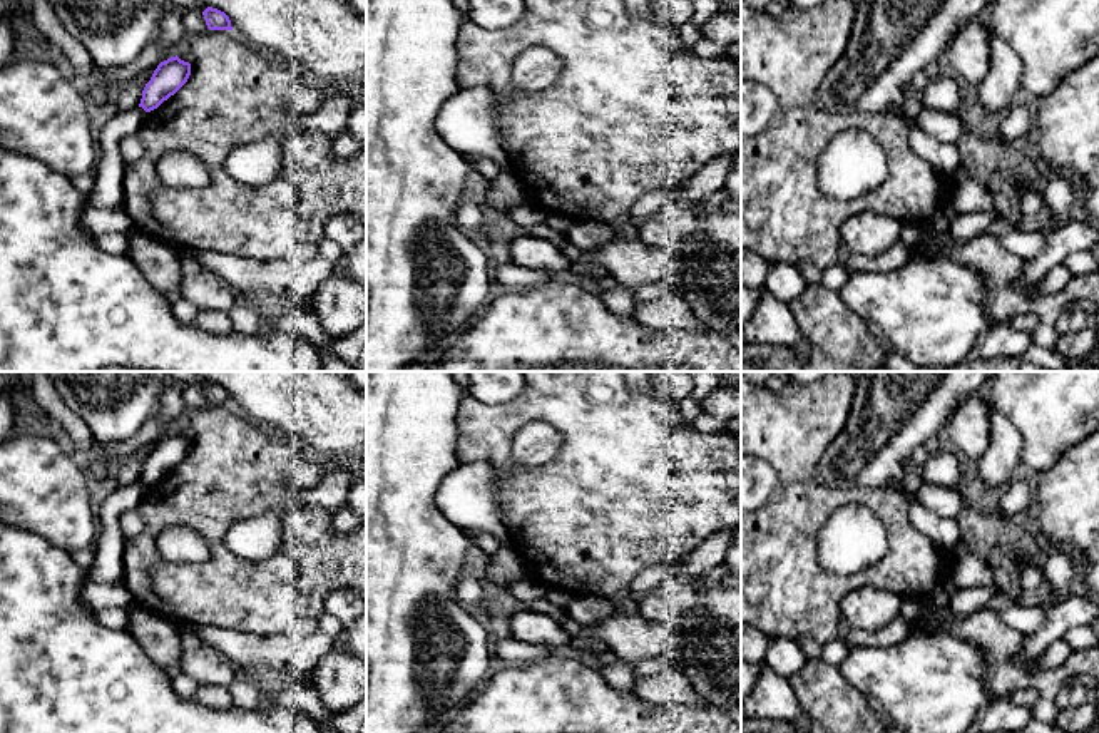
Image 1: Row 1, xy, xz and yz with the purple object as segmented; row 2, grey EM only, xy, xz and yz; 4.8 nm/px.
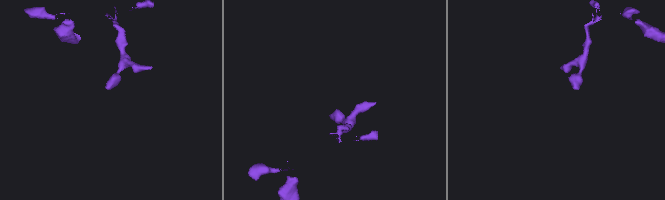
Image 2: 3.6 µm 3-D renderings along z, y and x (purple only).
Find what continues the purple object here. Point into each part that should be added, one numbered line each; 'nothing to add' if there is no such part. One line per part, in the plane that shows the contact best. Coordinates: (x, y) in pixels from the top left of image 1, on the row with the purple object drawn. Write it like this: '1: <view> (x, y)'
nothing to add

